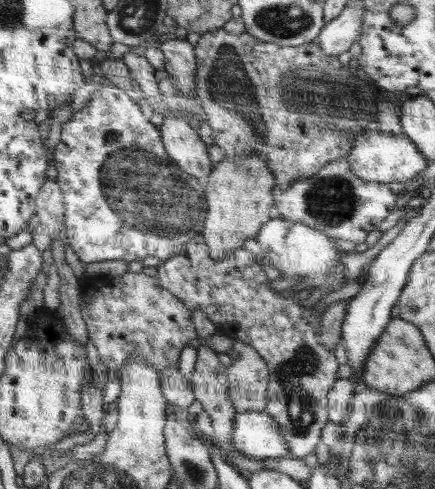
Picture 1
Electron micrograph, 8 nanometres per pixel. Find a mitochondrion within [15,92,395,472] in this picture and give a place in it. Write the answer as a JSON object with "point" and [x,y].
{"point":[146,194]}

